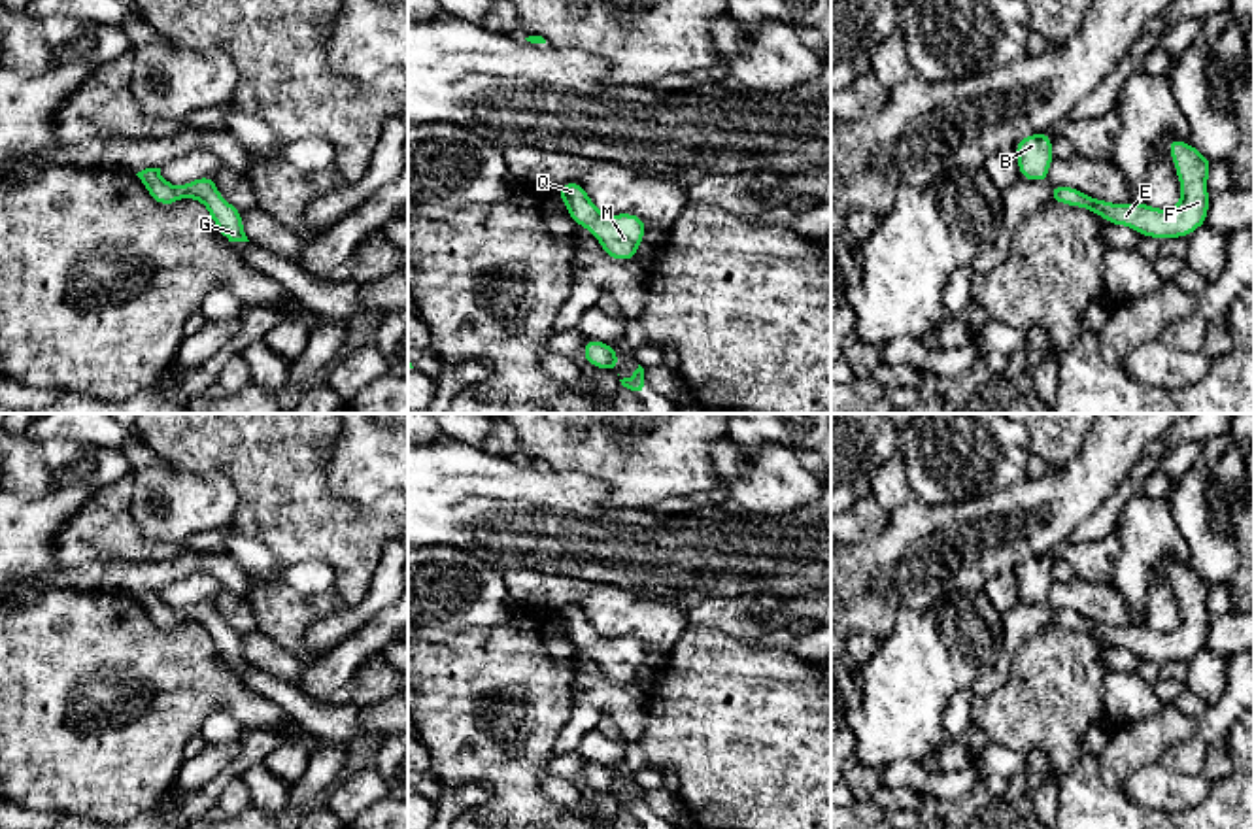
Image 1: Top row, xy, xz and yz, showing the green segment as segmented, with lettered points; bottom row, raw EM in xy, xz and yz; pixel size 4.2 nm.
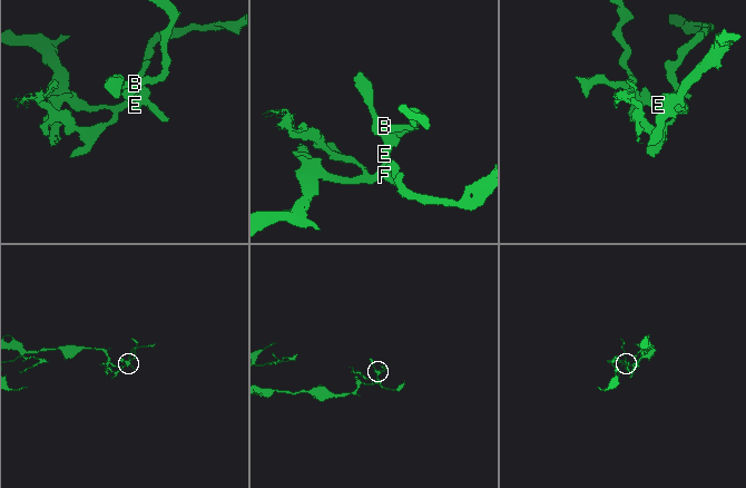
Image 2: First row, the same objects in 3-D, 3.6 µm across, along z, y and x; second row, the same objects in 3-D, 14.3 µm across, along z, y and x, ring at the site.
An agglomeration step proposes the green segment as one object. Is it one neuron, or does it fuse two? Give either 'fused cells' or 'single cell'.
single cell

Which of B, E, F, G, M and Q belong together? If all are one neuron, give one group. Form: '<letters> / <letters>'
B E F G M Q

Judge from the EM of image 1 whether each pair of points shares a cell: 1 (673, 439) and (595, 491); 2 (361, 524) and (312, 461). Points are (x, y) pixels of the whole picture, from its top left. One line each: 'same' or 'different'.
1: different
2: same

